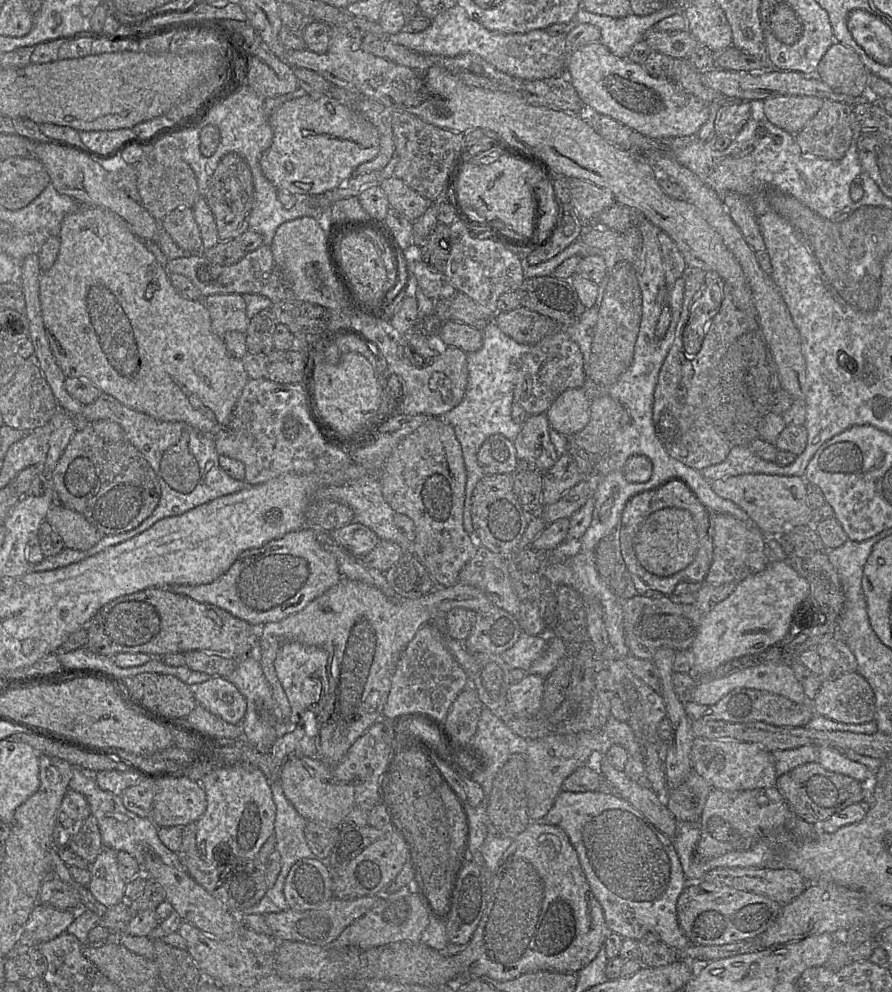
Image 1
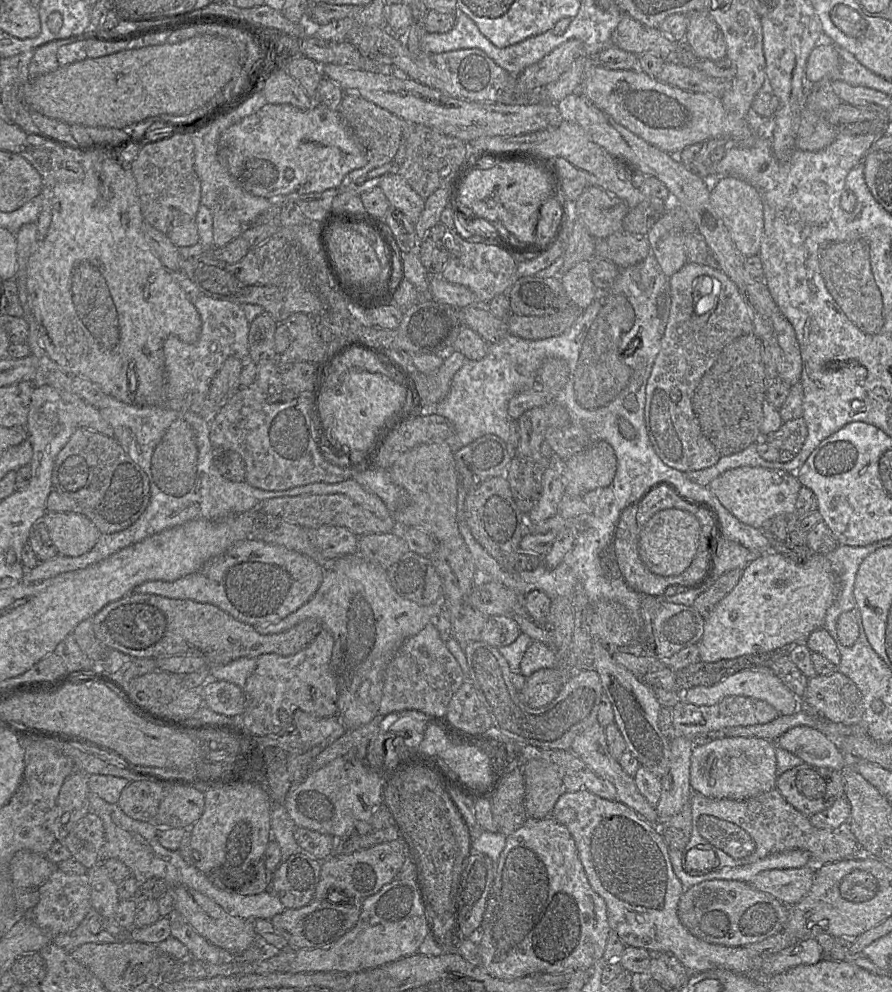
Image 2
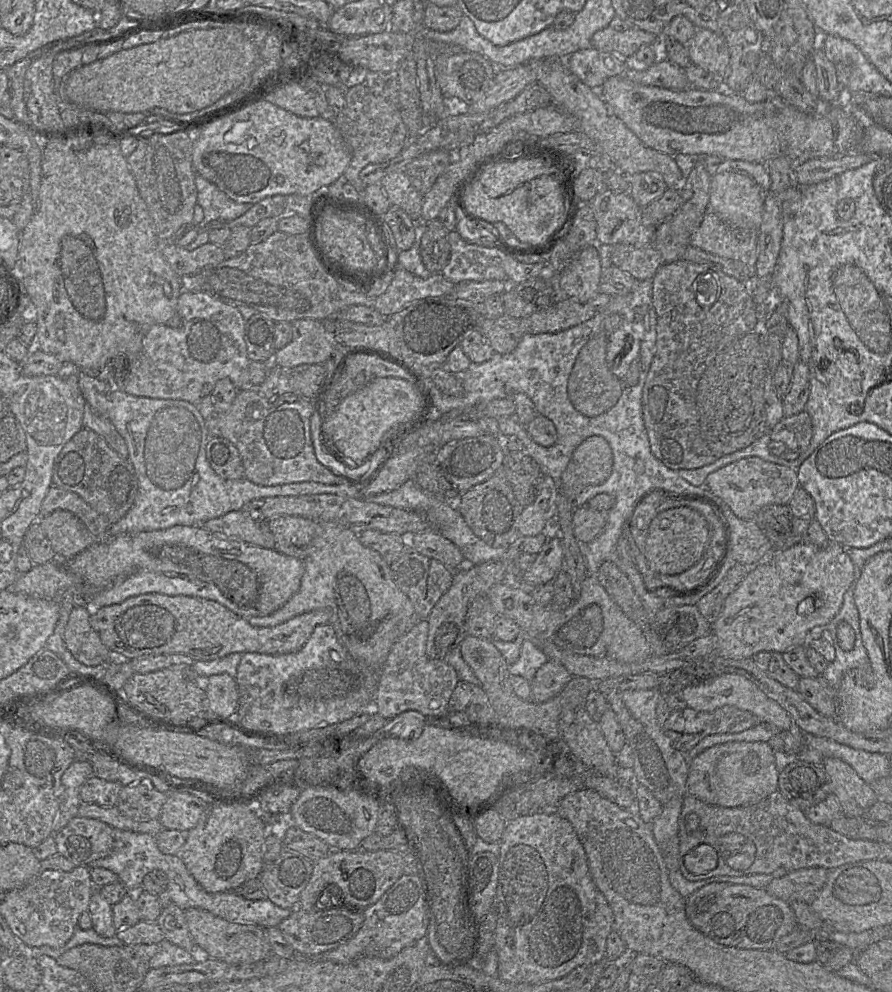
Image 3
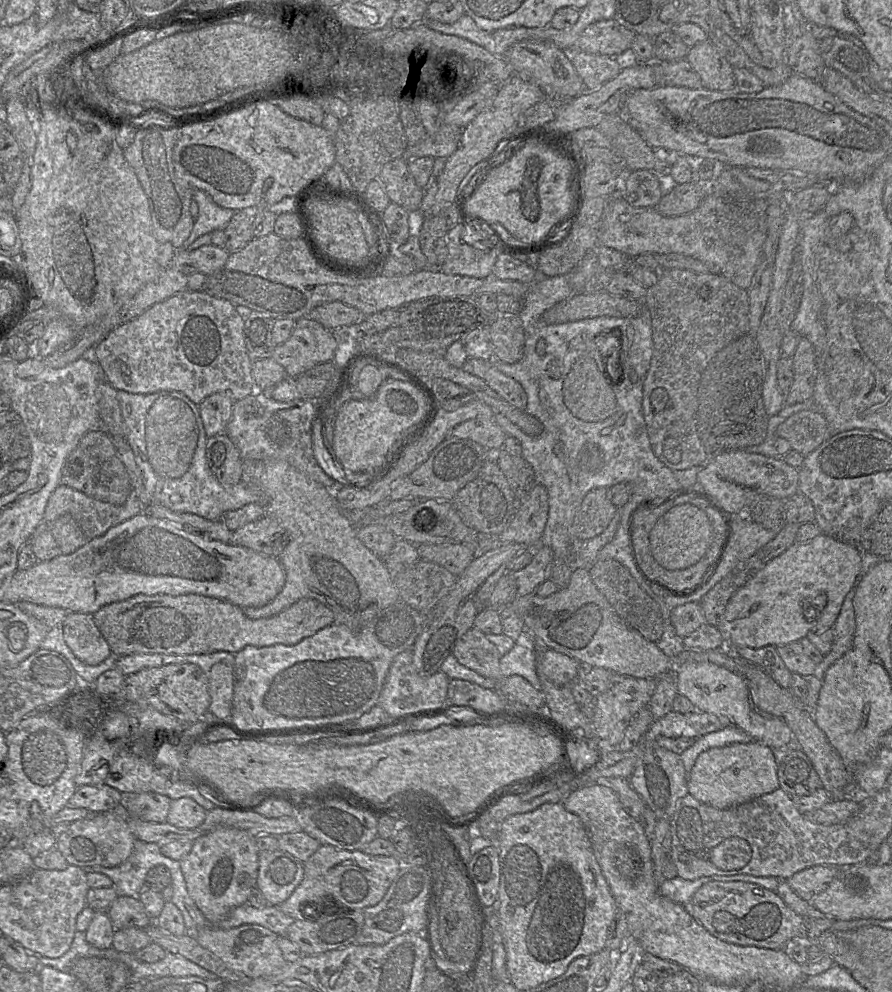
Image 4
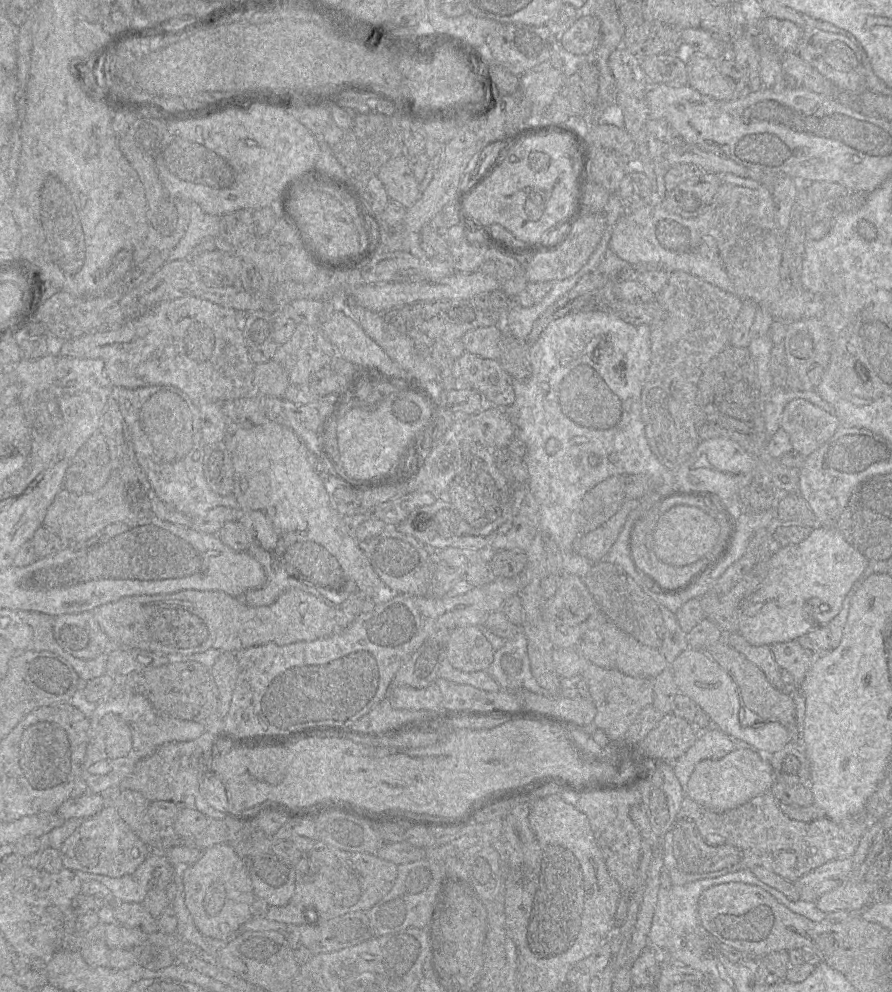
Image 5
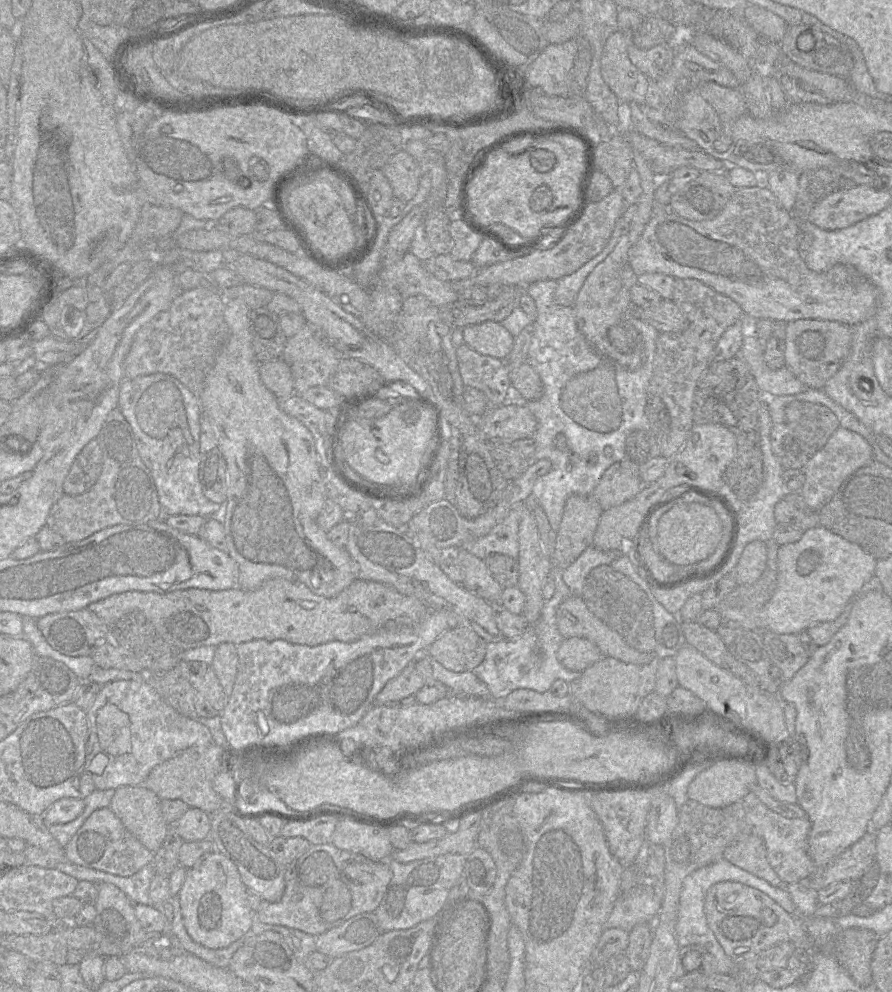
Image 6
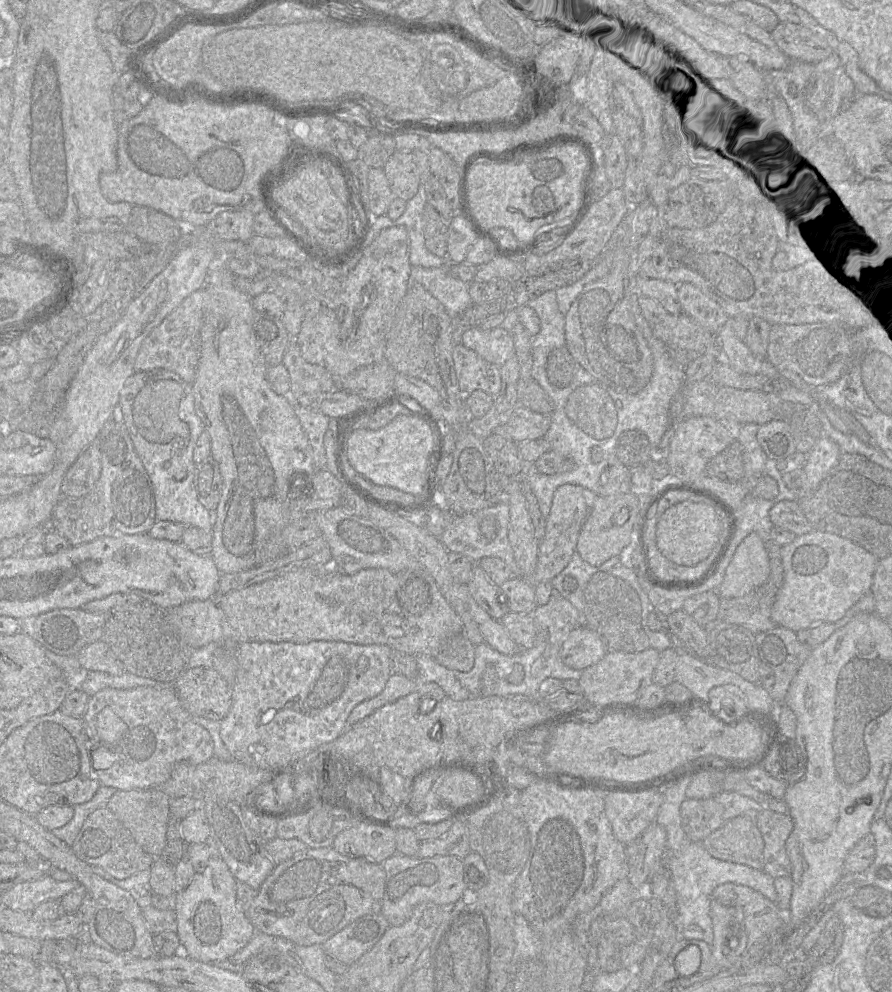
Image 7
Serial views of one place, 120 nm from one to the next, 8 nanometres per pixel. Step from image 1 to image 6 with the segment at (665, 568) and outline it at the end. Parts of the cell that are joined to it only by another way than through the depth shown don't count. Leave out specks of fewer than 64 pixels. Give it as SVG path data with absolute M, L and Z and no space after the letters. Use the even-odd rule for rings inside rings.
M685 503L674 506L662 515L657 530L658 553L674 565L694 565L707 559L722 538L721 523L709 506Z

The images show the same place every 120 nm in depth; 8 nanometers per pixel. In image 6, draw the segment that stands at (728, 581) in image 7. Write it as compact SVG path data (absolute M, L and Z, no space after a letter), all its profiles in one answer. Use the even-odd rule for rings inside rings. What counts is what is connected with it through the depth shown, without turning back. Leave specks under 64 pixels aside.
M755 540L744 548L733 575L738 585L750 585L760 579L766 569L767 547L765 542Z

